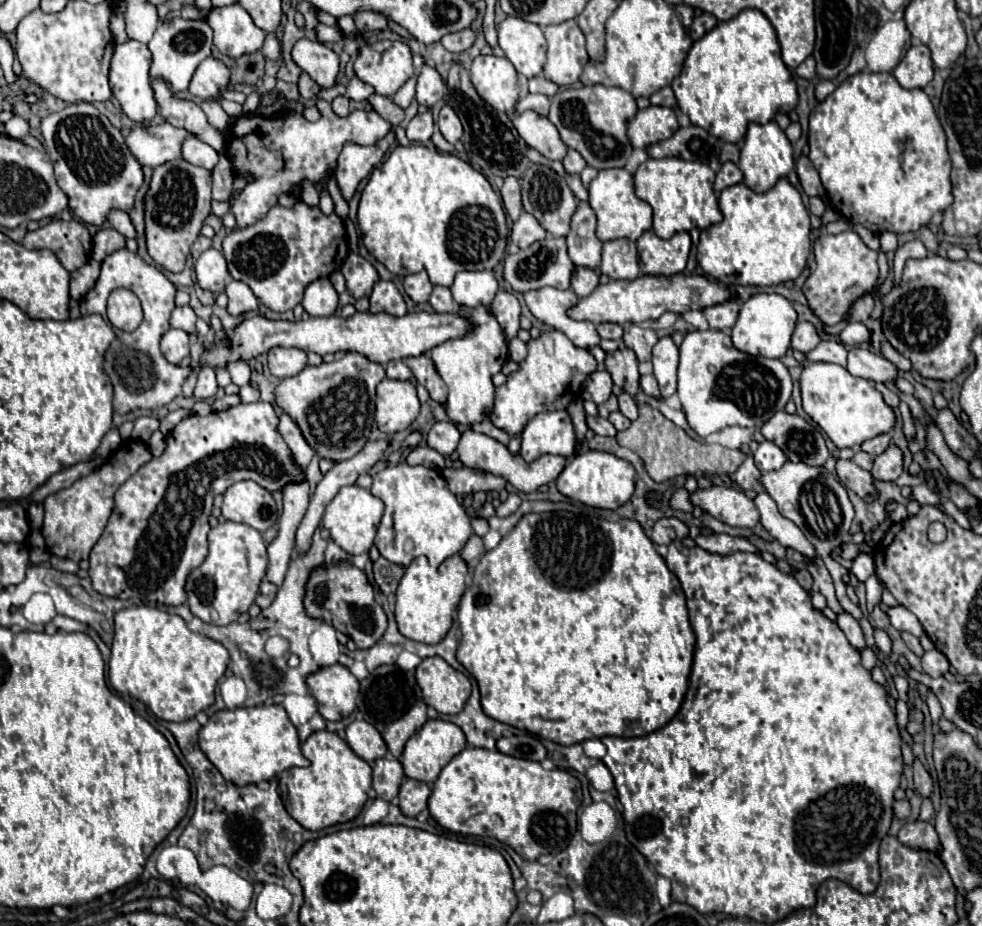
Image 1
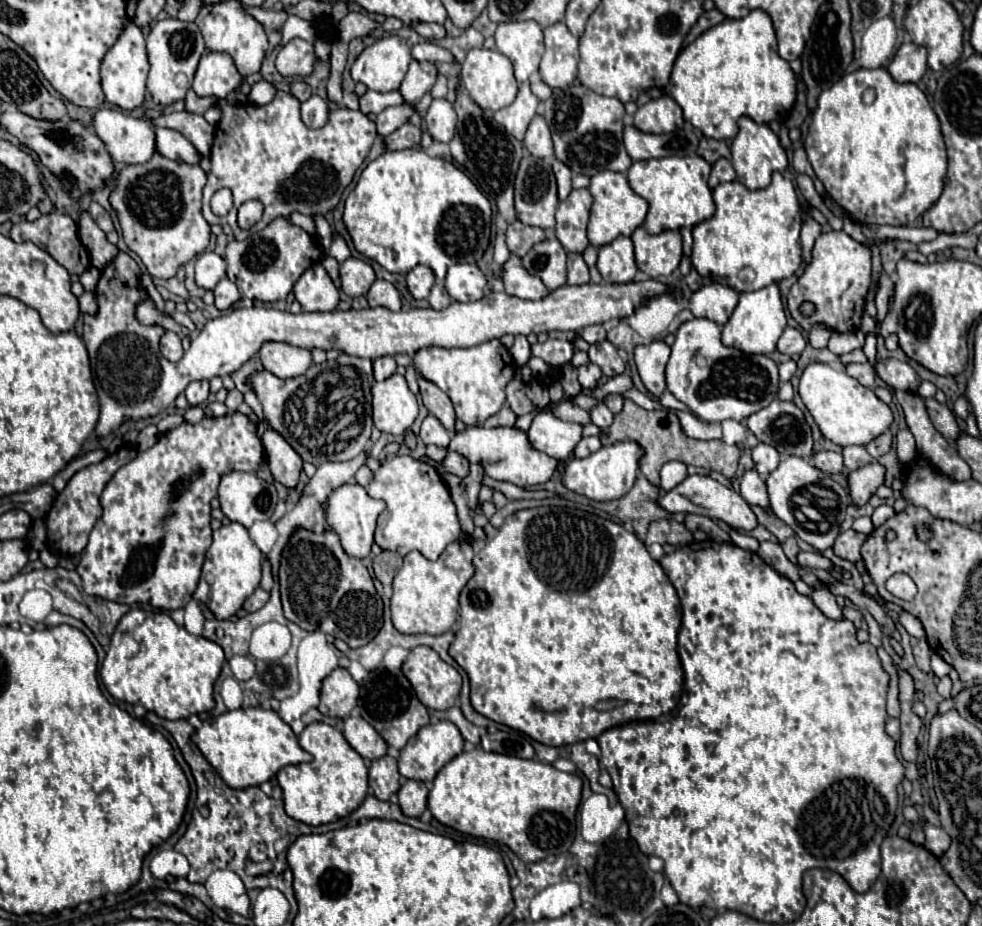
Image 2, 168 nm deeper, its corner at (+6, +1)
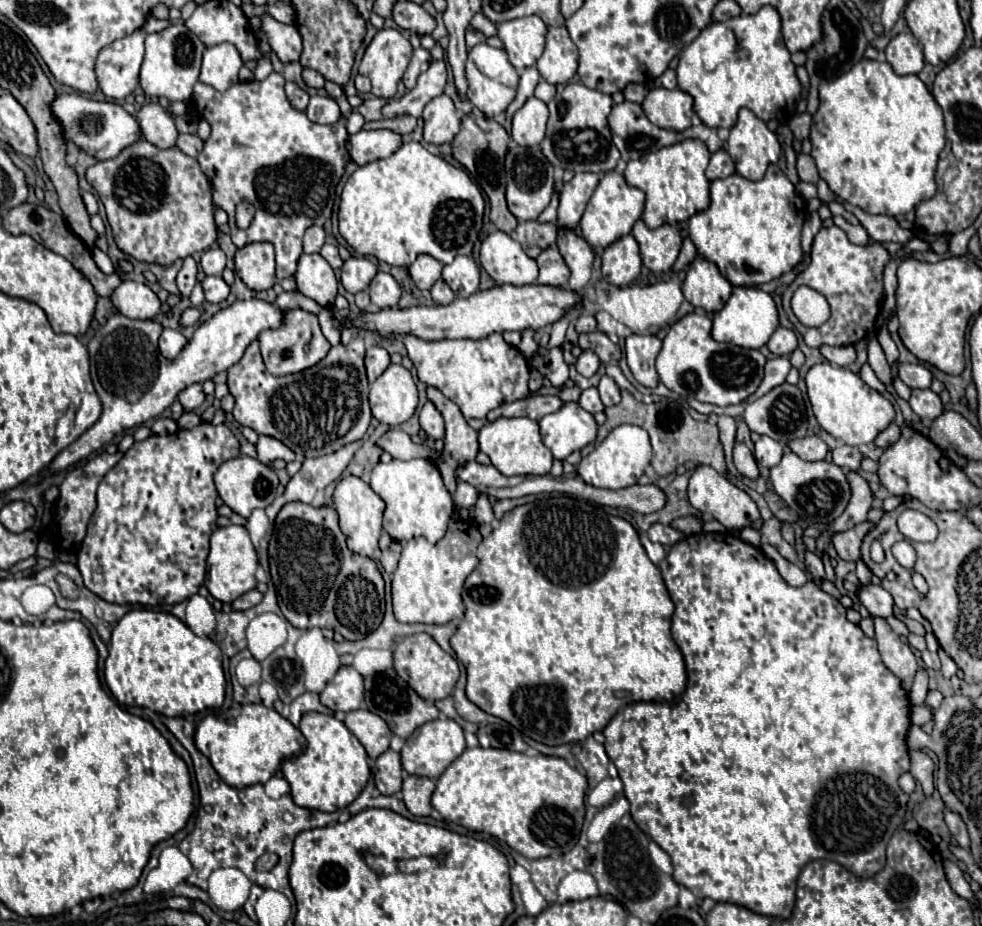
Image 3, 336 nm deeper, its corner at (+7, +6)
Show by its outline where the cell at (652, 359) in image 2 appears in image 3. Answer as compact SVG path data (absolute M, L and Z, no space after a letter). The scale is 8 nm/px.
M631 334L625 340L627 364L635 380L647 388L655 388L659 384L659 376L655 370L655 358L659 350L661 340L653 334Z

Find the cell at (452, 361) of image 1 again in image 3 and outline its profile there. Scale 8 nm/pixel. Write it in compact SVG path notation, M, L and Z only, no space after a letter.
M413 334L401 336L409 358L413 360L419 380L435 386L453 400L465 418L485 418L485 414L505 402L527 398L529 366L519 348L507 344L501 334L489 334L481 340L421 340Z

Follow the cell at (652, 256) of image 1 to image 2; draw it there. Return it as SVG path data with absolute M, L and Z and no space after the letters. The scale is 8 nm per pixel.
M644 227L632 233L636 249L636 265L648 277L670 275L682 257L682 235L680 231L662 231L660 235L648 235Z

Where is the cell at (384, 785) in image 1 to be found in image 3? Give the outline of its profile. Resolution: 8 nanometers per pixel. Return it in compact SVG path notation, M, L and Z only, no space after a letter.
M387 750L375 760L373 778L381 794L385 796L397 794L401 790L401 776L403 776L403 768L401 768L401 758L397 752Z

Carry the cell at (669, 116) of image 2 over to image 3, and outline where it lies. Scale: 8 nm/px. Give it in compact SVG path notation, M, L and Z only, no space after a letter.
M653 88L649 90L649 94L643 100L643 108L647 118L657 124L659 128L665 130L675 130L675 132L683 132L691 126L691 118L693 118L693 98L675 88L675 90L667 90L667 88Z

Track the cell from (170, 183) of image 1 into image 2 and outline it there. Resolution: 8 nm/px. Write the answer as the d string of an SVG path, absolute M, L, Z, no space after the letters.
M156 153L146 165L128 165L120 171L118 187L110 195L110 203L118 213L126 245L138 253L150 275L158 279L170 279L176 275L178 267L188 259L200 255L210 241L210 225L202 217L202 189L206 185L206 173L200 165L186 165L180 161L170 161Z

